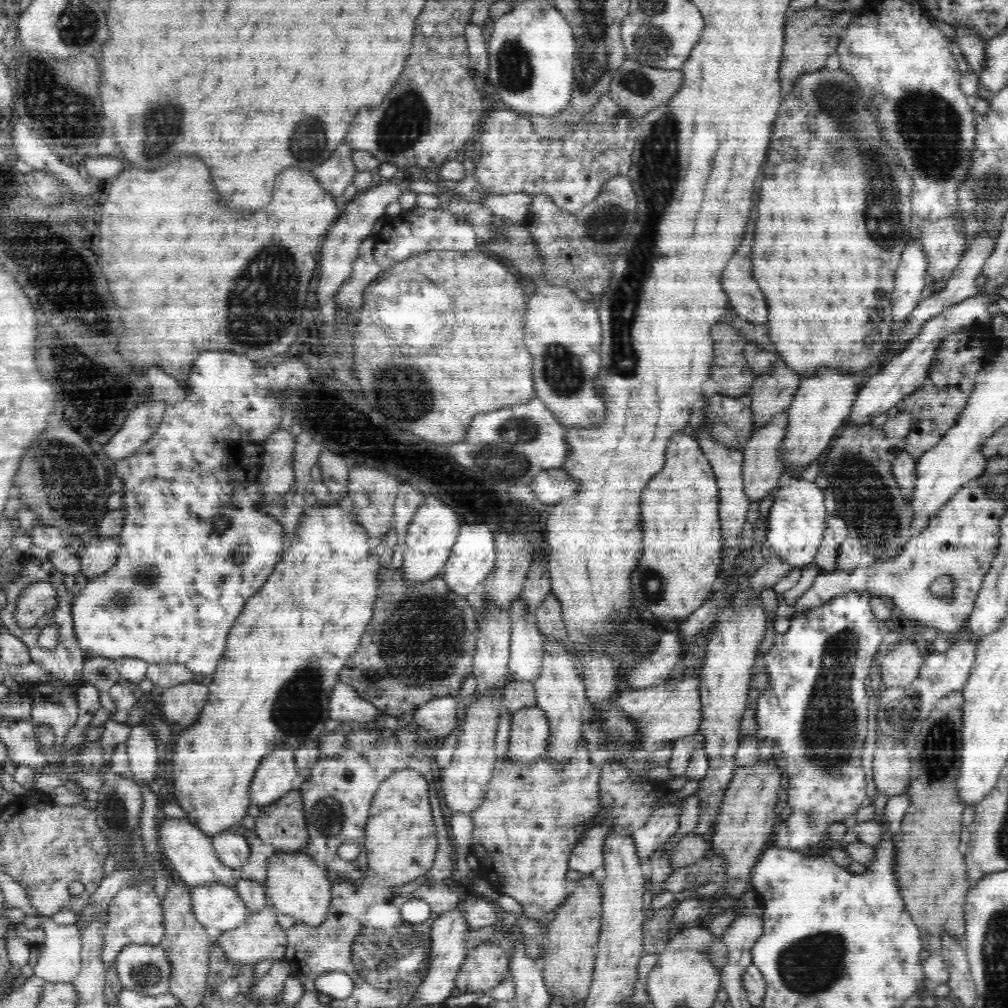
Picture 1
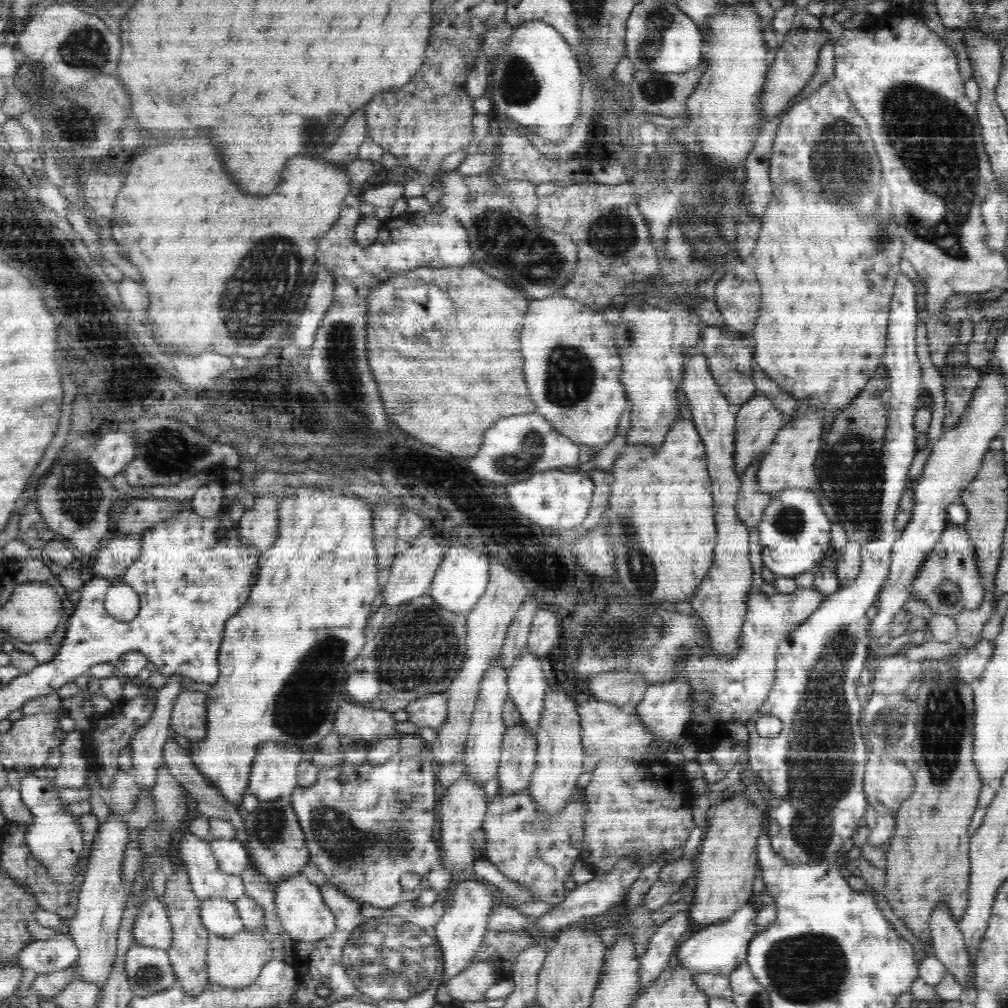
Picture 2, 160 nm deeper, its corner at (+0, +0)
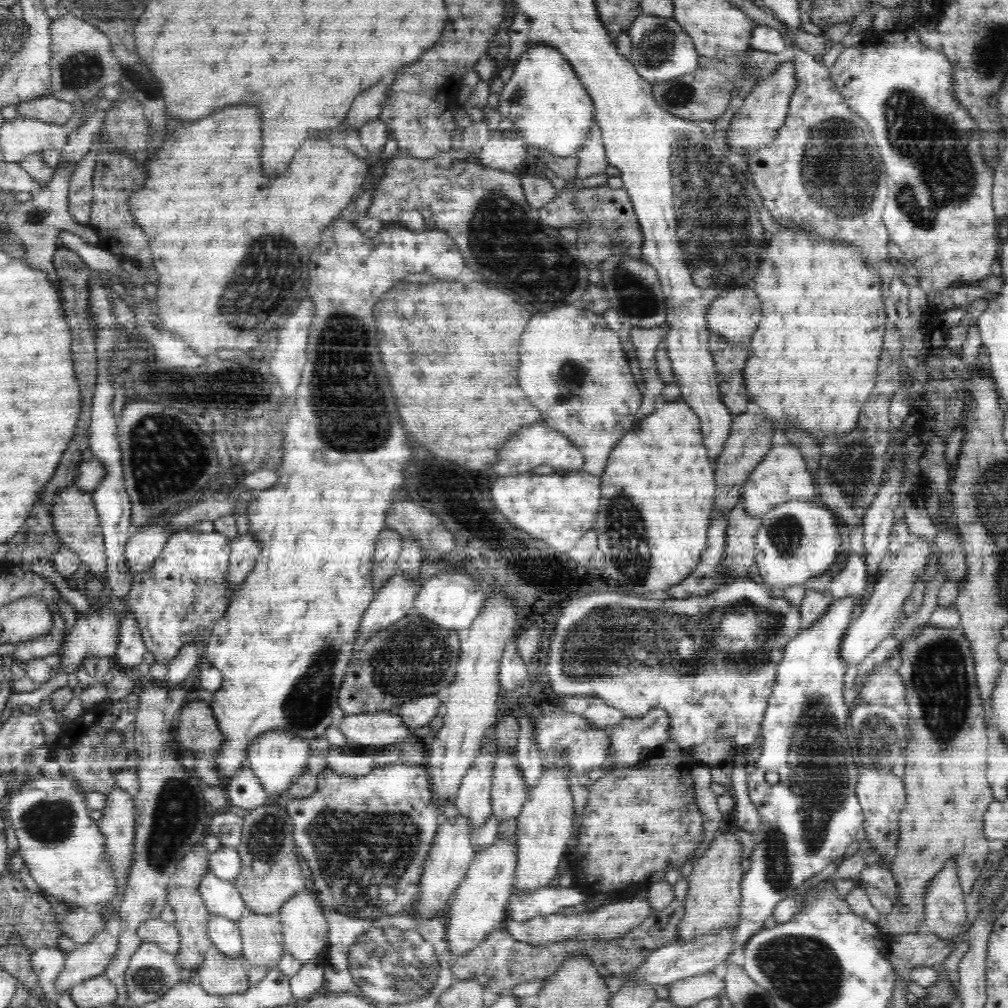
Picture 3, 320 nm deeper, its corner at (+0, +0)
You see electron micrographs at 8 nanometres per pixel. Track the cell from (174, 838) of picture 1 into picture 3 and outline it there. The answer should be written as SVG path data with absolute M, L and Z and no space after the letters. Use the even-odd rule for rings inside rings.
M208 870L200 885L199 892L208 912L216 916L226 916L238 923L242 912L247 909L234 881L220 880Z

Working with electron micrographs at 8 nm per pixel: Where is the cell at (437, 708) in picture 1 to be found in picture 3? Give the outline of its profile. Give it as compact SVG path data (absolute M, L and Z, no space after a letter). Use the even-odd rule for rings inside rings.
M420 696L398 708L398 715L409 728L425 727L436 716L443 701L443 696Z

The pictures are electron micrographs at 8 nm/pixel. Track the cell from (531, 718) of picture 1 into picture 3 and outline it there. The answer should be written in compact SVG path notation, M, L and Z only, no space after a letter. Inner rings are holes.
M508 749L507 752L499 752L491 790L491 809L499 823L519 818L529 790L521 766L518 765L516 752Z

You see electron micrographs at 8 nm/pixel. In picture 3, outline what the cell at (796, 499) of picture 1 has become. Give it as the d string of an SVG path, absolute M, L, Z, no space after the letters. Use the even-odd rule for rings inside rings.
M795 499L783 501L782 504L775 505L761 517L761 525L755 536L755 565L757 574L762 576L762 582L771 588L790 588L798 584L804 584L810 578L822 576L826 570L829 570L837 562L838 551L841 540L838 528L838 521L823 504L811 502L808 499Z

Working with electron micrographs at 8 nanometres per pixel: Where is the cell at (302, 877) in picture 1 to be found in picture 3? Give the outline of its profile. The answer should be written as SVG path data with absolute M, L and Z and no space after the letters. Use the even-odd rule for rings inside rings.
M304 890L295 894L278 912L280 924L282 924L285 949L288 950L301 965L316 962L316 958L324 953L326 940L328 940L329 935L329 924L326 918L324 918L324 913L324 908L318 906L316 894L310 894L310 890Z

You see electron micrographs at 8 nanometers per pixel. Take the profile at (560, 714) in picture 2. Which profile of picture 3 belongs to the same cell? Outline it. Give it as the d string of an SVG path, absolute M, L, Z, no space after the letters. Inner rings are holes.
M554 768L546 770L544 776L540 776L538 785L529 790L527 802L522 807L518 820L517 847L518 858L515 870L513 888L522 893L534 893L540 888L547 888L556 884L558 866L562 857L570 854L568 840L573 834L573 822L575 820L573 797L570 787L574 784L568 782L568 768Z

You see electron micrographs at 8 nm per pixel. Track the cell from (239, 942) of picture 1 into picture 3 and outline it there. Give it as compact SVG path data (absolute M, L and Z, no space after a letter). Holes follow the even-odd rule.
M211 945L205 954L204 963L201 964L200 970L196 970L191 977L197 978L199 984L206 992L210 994L229 995L244 992L250 988L246 972L250 968L243 953L238 956L228 956Z

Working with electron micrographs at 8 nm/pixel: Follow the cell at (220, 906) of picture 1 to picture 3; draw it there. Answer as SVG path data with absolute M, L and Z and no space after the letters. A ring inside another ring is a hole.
M210 914L208 934L211 944L228 956L238 956L243 952L241 932L237 922L226 916Z

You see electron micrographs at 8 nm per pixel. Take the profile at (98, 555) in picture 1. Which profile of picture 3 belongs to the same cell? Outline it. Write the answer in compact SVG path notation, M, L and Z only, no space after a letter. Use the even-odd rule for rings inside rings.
M160 524L132 531L125 548L126 565L130 571L140 573L150 568L163 552L170 532L174 532L174 528Z

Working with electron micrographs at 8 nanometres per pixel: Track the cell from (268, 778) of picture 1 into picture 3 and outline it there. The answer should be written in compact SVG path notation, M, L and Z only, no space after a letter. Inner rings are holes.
M270 731L249 744L247 761L264 791L276 797L284 795L284 790L290 788L292 780L306 772L308 759L312 754L308 740L284 731Z

